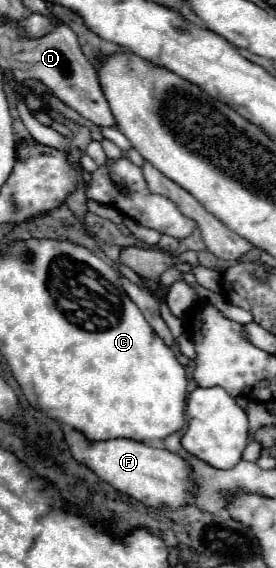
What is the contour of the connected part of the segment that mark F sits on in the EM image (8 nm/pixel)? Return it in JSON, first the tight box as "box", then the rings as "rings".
{"box":[64,430,188,510],"rings":[[[64,430],[64,442],[78,462],[88,466],[98,478],[112,484],[118,492],[154,508],[176,510],[184,506],[184,496],[188,494],[188,466],[184,466],[180,456],[128,438],[92,442],[80,430]]]}

